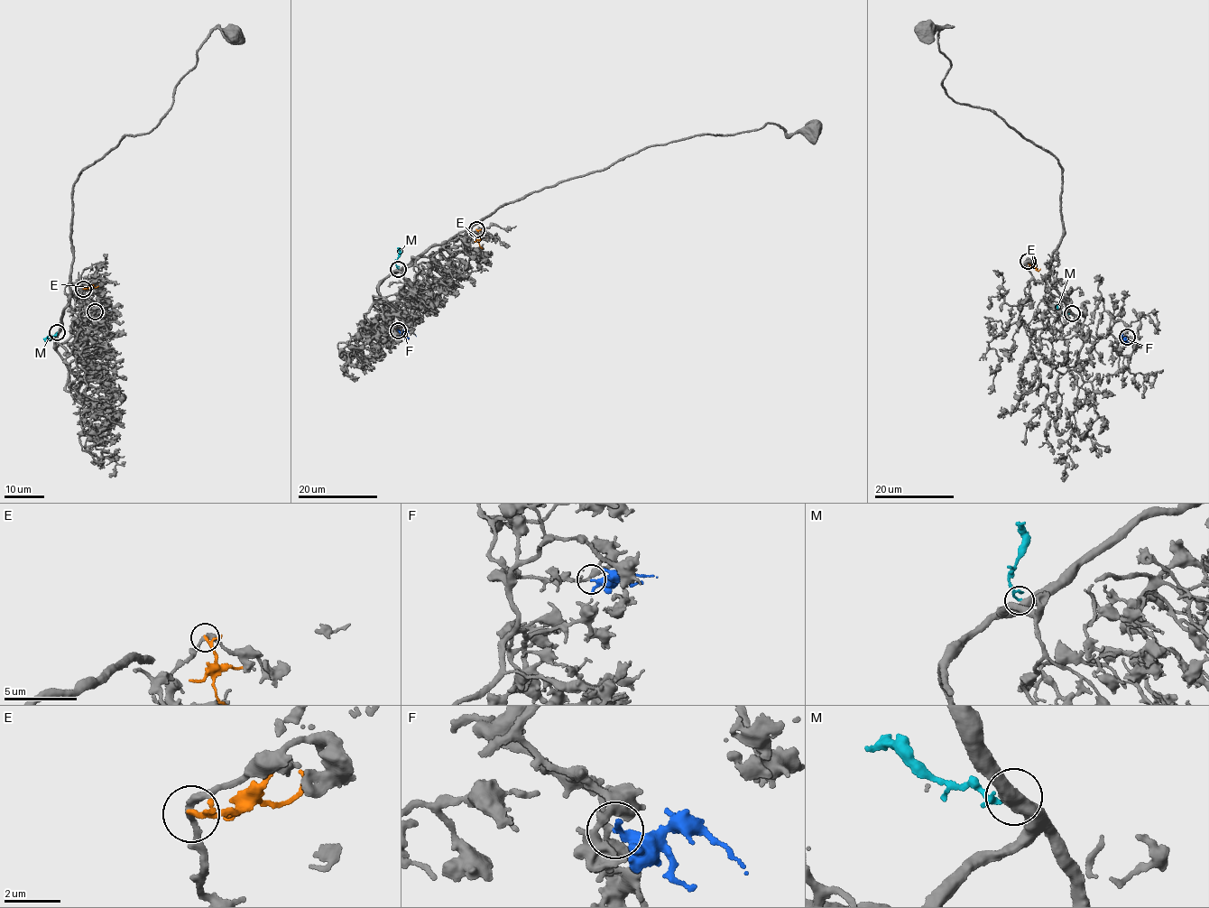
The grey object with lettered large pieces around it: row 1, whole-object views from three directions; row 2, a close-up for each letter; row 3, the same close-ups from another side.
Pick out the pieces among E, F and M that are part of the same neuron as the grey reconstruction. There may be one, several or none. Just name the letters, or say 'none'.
F

